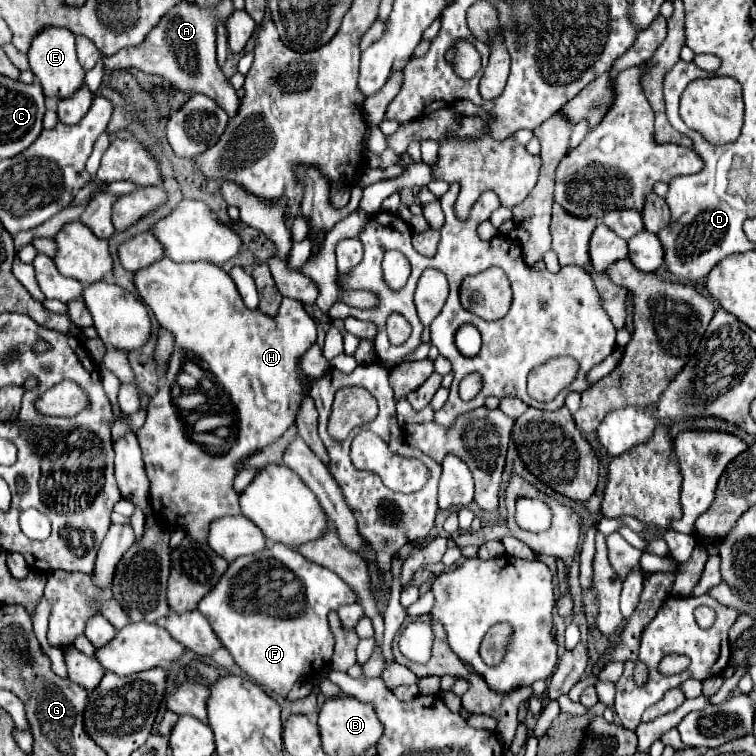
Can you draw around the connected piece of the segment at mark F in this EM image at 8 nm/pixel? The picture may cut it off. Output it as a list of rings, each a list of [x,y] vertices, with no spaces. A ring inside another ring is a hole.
[[[270,544],[252,556],[232,560],[214,586],[200,602],[200,614],[210,622],[222,646],[232,654],[234,662],[262,688],[286,696],[294,682],[310,672],[320,672],[334,654],[334,636],[328,626],[328,612],[340,604],[356,602],[354,592],[328,568],[308,562],[302,554],[284,544]]]

